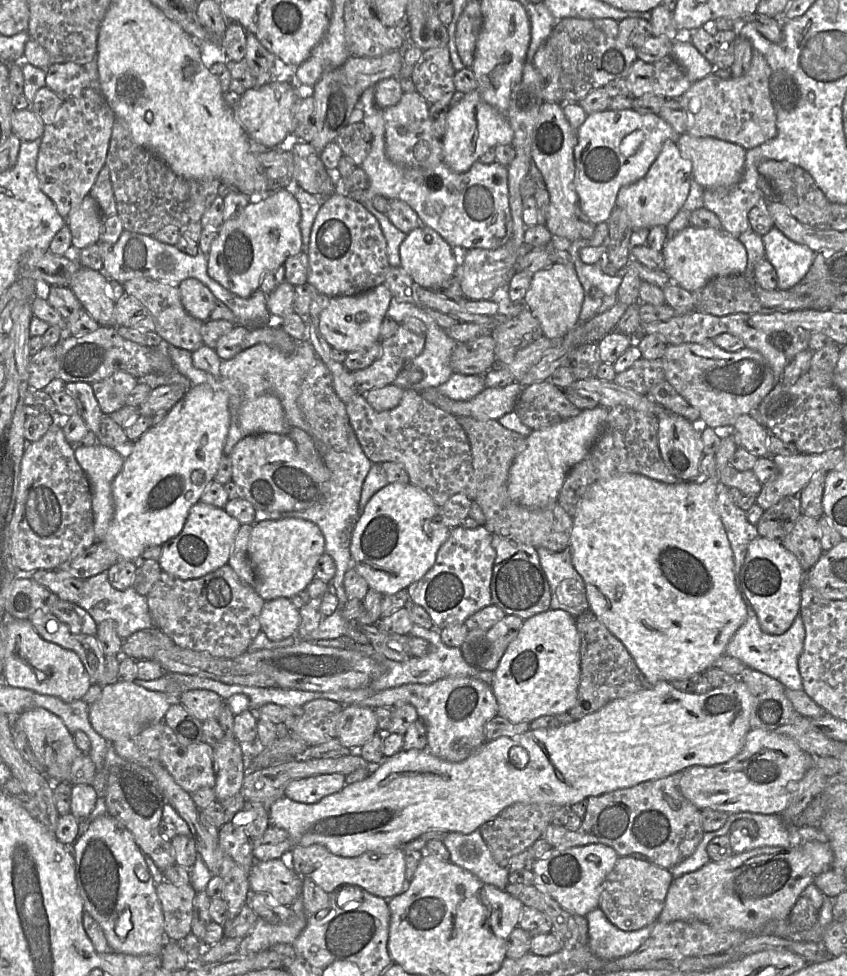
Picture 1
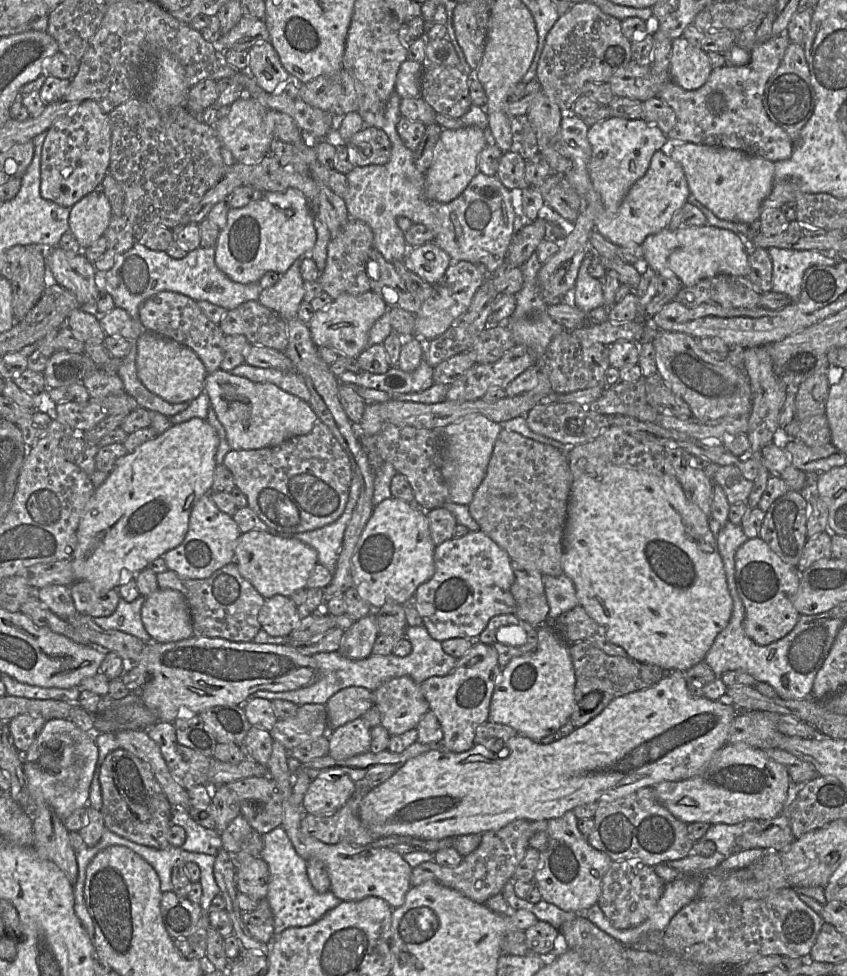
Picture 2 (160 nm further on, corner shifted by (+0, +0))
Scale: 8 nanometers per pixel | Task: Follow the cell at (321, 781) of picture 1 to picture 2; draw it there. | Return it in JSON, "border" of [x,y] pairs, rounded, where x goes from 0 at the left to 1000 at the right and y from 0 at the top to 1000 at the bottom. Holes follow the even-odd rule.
{"border":[[[411,794],[370,798],[358,818],[358,828],[373,836],[393,835],[412,821],[420,807],[421,803]]]}

